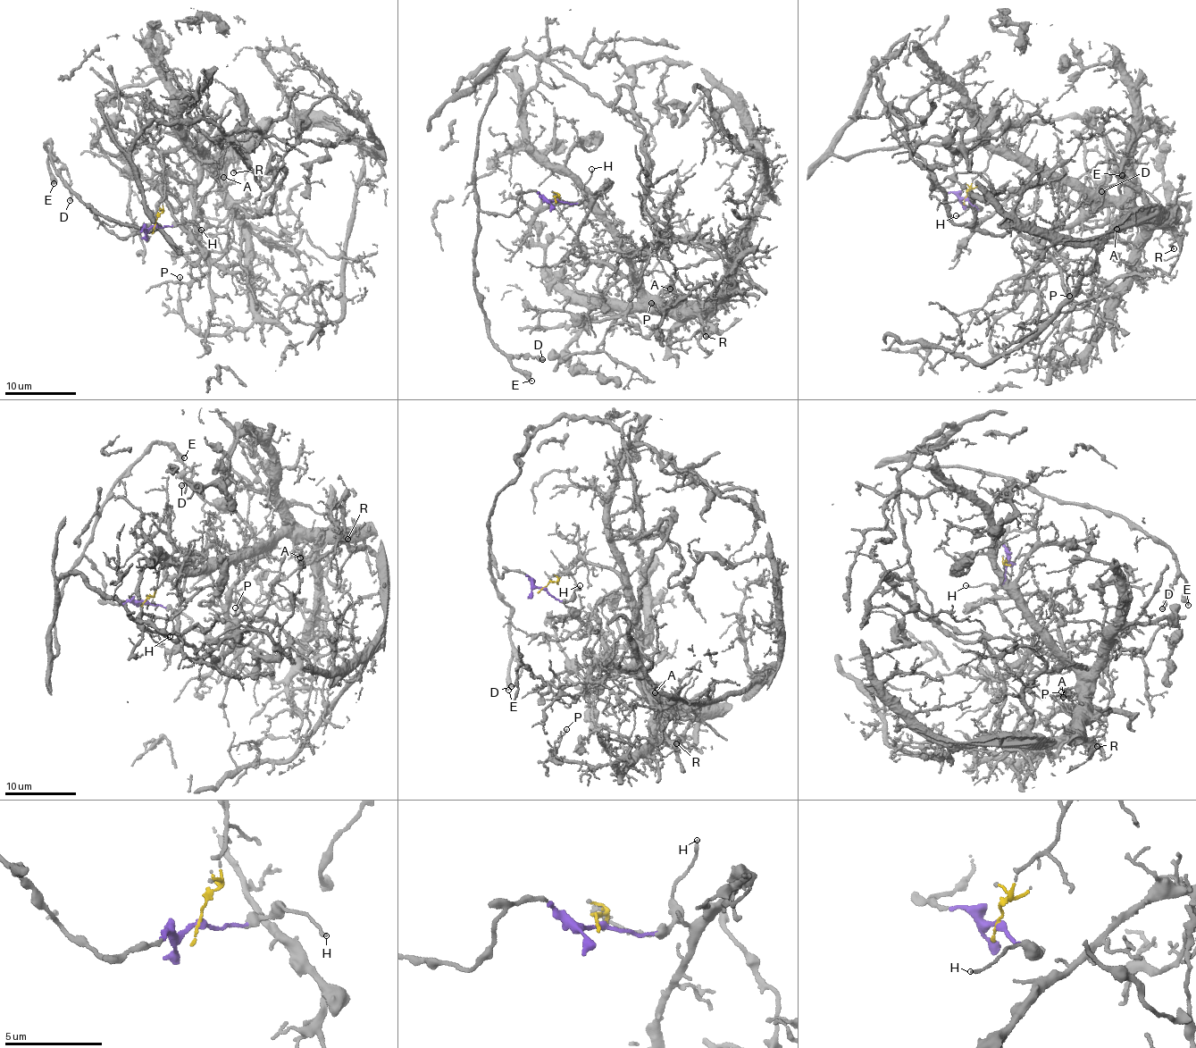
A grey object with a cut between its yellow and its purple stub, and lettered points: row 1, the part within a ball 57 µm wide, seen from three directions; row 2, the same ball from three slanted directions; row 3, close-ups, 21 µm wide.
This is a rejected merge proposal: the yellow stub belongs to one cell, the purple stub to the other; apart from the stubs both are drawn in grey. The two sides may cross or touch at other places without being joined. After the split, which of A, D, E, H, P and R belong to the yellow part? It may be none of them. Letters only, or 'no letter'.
A, P, R

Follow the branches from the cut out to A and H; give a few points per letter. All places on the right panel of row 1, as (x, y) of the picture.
A: (966, 199), (972, 179), (1003, 142), (1017, 148), (1047, 175), (1096, 188), (1119, 213), (1116, 230)
H: (966, 199), (980, 211), (974, 205), (955, 216)

